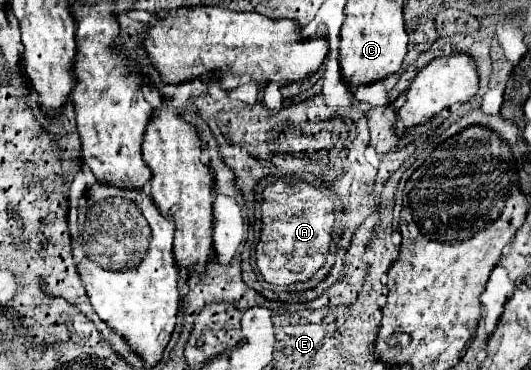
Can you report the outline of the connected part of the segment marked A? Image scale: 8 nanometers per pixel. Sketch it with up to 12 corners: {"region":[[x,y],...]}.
{"region":[[304,180],[262,190],[256,266],[274,286],[310,280],[334,202]]}

